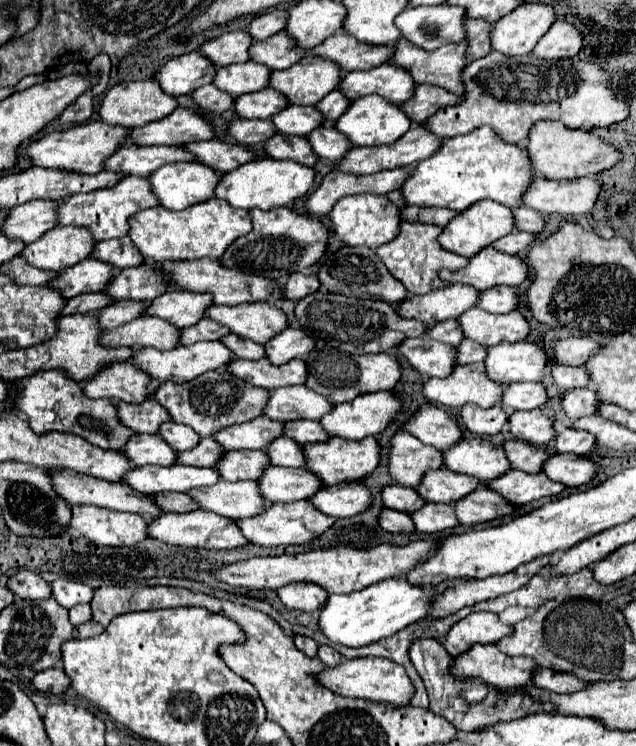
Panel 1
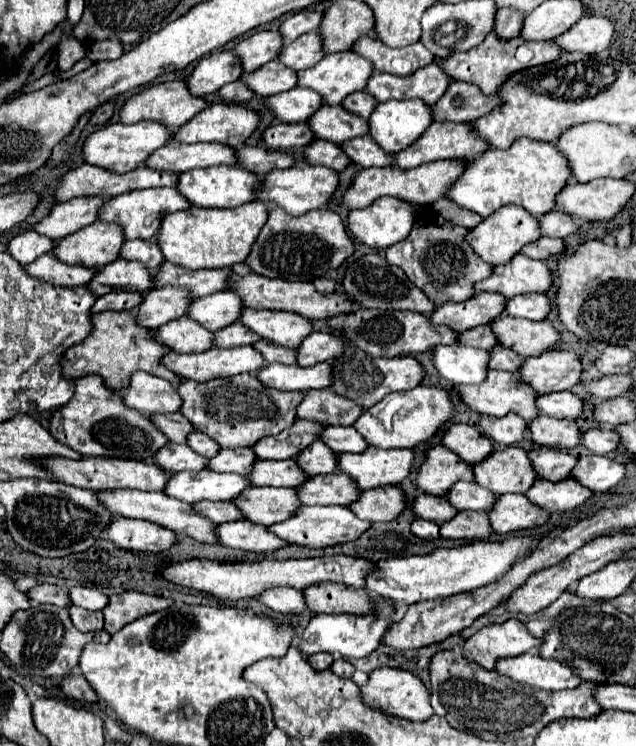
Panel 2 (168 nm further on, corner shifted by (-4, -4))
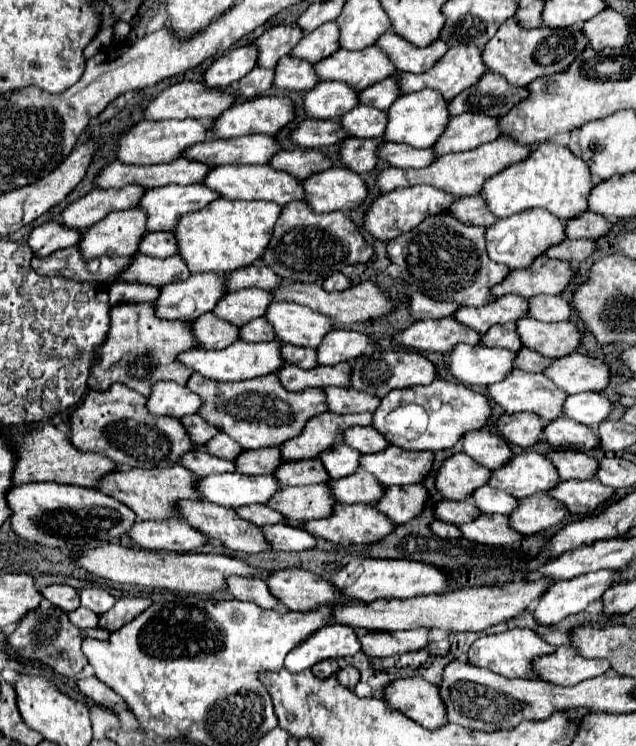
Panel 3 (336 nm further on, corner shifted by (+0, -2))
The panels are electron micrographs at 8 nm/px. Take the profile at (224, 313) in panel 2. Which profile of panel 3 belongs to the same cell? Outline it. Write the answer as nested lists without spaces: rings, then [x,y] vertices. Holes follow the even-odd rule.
[[[261,288],[227,292],[215,304],[213,314],[221,320],[227,320],[233,326],[243,326],[245,322],[263,316],[269,302],[271,302],[271,292]]]

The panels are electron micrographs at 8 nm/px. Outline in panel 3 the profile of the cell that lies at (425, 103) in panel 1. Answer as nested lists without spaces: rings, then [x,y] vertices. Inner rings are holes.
[[[485,72],[475,86],[457,94],[447,104],[447,110],[451,116],[463,112],[501,116],[507,114],[513,108],[513,104],[517,104],[523,96],[525,96],[525,88],[509,86],[499,74]]]

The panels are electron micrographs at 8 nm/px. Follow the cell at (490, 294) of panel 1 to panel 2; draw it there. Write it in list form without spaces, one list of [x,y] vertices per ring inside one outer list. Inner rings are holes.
[[[519,294],[513,296],[507,304],[507,314],[527,320],[545,320],[549,312],[551,300],[545,294]]]

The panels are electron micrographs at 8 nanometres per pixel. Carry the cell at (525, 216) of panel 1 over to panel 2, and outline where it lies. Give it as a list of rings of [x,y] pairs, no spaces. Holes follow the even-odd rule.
[[[561,210],[547,212],[545,216],[541,216],[539,222],[541,222],[543,236],[549,236],[549,238],[565,238],[579,230],[579,224],[573,220],[573,216],[565,214]]]

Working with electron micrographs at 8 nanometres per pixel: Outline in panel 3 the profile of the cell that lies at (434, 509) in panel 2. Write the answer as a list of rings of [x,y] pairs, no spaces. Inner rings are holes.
[[[441,500],[435,504],[435,518],[441,522],[449,522],[459,526],[461,522],[471,522],[477,514],[481,514],[475,506],[473,500],[463,500],[463,502],[453,502],[453,500]]]

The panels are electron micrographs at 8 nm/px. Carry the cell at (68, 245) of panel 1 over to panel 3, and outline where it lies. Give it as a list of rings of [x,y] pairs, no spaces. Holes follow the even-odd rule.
[[[131,208],[123,212],[111,212],[101,222],[83,230],[77,246],[83,260],[97,256],[133,256],[143,234],[145,214]]]

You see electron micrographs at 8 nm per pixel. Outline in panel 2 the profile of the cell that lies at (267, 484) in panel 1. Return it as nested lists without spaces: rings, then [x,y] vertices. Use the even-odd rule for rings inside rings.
[[[343,472],[313,476],[305,484],[301,484],[297,492],[299,492],[299,500],[307,506],[315,506],[315,504],[349,506],[361,494],[357,484],[353,484],[353,480],[349,480],[349,476],[345,476]]]

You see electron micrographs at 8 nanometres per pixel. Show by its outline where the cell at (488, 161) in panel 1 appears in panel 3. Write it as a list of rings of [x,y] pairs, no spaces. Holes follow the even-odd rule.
[[[543,142],[531,148],[525,160],[515,162],[487,178],[481,194],[487,210],[497,218],[507,218],[525,208],[545,208],[559,220],[569,220],[587,212],[587,196],[591,188],[591,174],[581,158],[573,156],[567,146]]]

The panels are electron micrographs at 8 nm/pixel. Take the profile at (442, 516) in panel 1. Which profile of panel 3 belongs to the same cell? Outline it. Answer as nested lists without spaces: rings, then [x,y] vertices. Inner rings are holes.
[[[479,514],[473,522],[459,524],[459,530],[465,540],[491,546],[505,546],[521,540],[521,534],[509,528],[505,514]]]

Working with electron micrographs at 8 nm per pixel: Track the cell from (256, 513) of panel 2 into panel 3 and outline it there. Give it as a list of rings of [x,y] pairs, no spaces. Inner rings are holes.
[[[325,484],[315,486],[283,486],[269,498],[265,506],[279,512],[287,522],[305,522],[325,518],[333,508],[333,496]]]

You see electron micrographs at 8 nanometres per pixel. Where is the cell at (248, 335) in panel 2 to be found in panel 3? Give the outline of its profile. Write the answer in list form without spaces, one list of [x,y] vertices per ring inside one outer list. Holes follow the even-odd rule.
[[[255,318],[239,328],[239,340],[243,340],[243,342],[267,342],[267,340],[275,340],[275,334],[273,334],[273,328],[265,322],[265,318]]]

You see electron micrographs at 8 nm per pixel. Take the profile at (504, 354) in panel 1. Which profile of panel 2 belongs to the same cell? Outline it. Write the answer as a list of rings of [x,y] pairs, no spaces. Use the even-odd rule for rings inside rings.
[[[549,350],[535,358],[525,358],[519,374],[525,382],[551,382],[551,386],[533,386],[539,394],[571,390],[581,382],[581,358],[569,350]]]

